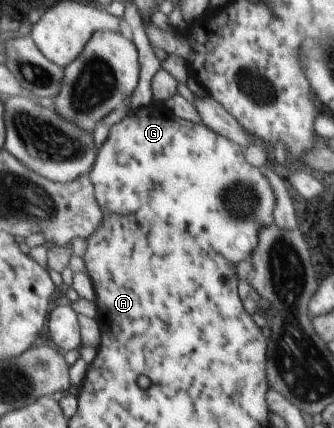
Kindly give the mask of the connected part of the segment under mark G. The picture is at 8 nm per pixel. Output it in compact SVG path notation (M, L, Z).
M154 103L131 110L108 131L109 136L98 150L94 166L88 173L103 214L125 216L133 214L136 208L145 208L145 212L153 214L153 220L173 224L173 228L181 228L181 232L197 234L201 244L207 244L207 248L225 256L233 266L253 256L253 250L259 244L259 230L274 223L275 192L261 168L247 162L245 149L237 142L231 142L202 123L175 116L165 104Z

